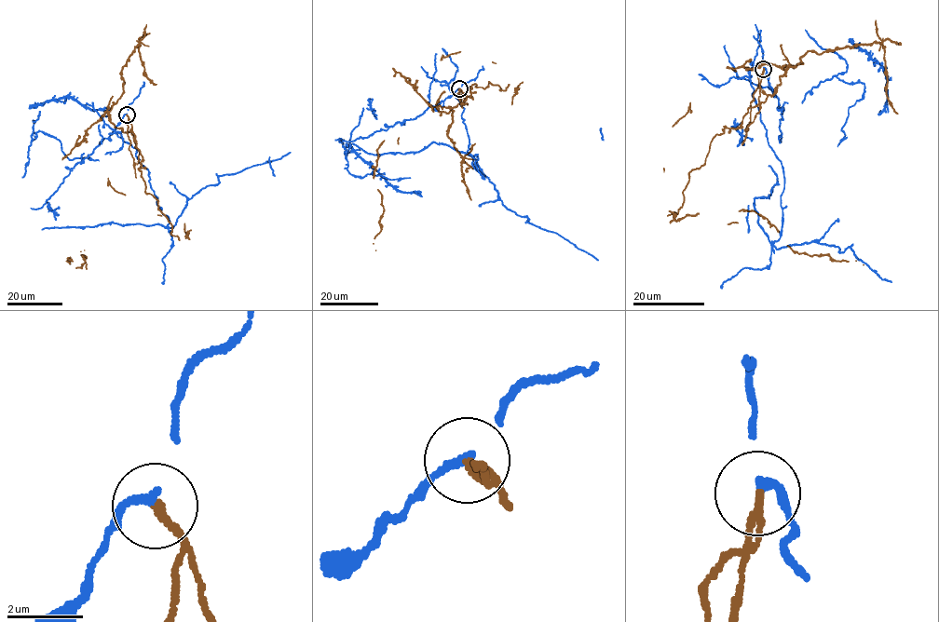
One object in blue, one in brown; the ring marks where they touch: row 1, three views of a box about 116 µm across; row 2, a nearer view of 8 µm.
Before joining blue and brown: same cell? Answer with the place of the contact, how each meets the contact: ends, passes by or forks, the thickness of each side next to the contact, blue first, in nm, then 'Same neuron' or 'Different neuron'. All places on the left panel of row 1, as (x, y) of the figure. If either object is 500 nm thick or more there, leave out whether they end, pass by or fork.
Place: (127, 114). At the ring blue ends. At the ring brown ends. Thickness 220 nm (blue) against 200 nm. Different neuron

